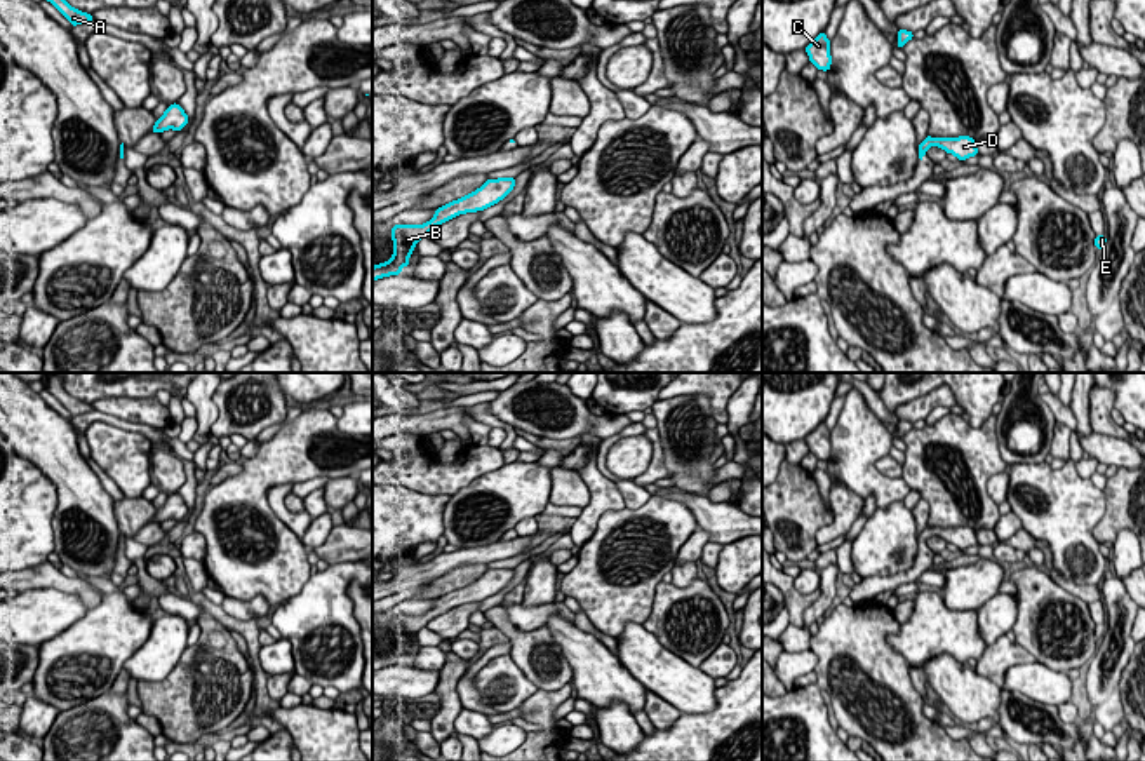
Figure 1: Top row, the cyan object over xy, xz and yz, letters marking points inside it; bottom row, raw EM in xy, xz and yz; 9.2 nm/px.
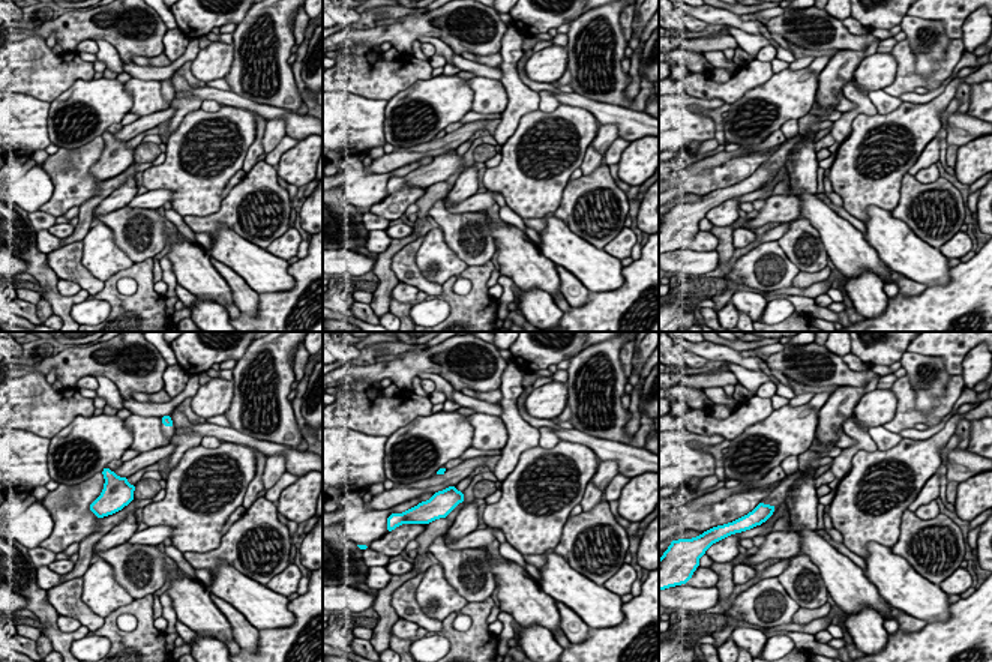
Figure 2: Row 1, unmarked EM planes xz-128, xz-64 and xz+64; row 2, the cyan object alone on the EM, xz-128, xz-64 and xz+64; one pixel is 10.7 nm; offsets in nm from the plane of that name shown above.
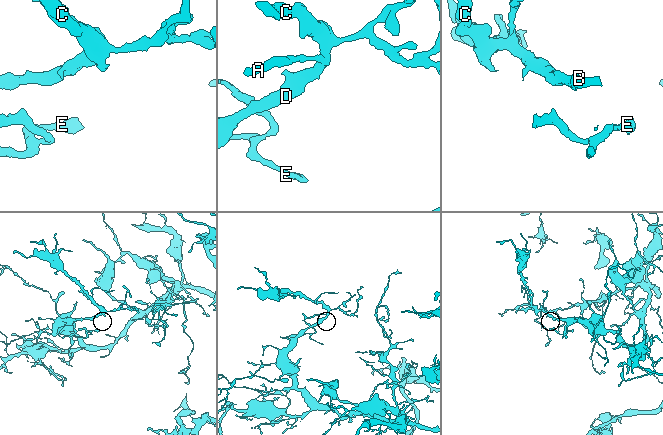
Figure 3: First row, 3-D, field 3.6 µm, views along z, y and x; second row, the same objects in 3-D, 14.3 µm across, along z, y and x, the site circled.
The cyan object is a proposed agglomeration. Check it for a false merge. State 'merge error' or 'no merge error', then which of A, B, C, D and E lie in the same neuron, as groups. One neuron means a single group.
no merge error; groups A B C D E

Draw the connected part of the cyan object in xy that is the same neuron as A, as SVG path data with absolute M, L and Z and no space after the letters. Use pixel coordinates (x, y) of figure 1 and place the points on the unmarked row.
M44 373L42 383L47 392L61 401L61 404L71 413L71 416L94 411L92 404L82 402L66 394L59 376L56 376L54 373Z

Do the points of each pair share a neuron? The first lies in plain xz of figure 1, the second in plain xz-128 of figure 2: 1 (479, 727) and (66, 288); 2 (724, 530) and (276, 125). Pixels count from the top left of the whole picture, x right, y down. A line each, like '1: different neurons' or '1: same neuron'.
1: same neuron
2: different neurons

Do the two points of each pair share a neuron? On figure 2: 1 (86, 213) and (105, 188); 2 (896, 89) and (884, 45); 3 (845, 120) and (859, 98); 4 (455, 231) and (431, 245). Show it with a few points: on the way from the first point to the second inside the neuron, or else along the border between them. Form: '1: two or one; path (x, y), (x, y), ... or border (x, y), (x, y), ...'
1: one; path (87, 207), (101, 194)
2: two; border (898, 42), (890, 53)
3: one; path (851, 114), (859, 104)
4: two; border (438, 225), (443, 240), (467, 264)

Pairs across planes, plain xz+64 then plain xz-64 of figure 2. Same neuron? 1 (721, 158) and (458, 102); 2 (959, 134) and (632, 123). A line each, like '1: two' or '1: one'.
1: two
2: one

